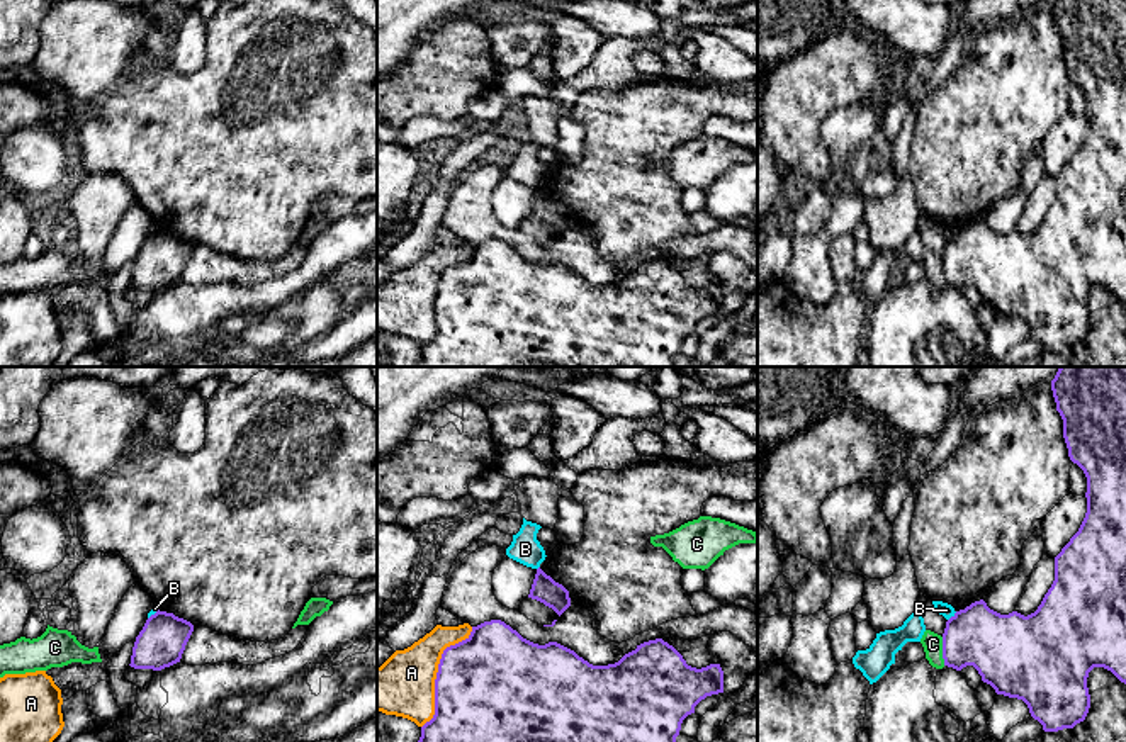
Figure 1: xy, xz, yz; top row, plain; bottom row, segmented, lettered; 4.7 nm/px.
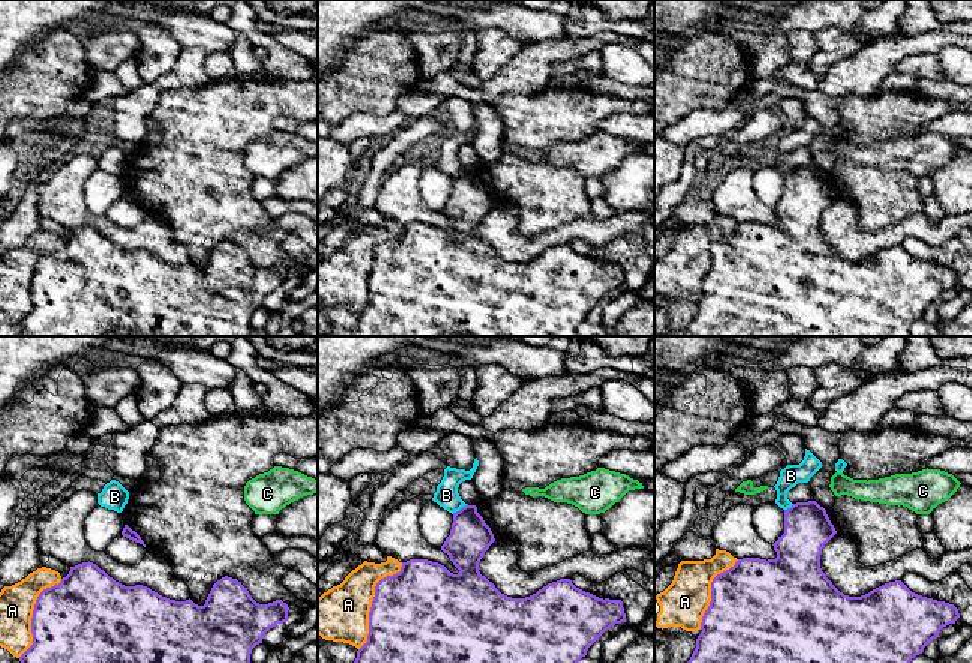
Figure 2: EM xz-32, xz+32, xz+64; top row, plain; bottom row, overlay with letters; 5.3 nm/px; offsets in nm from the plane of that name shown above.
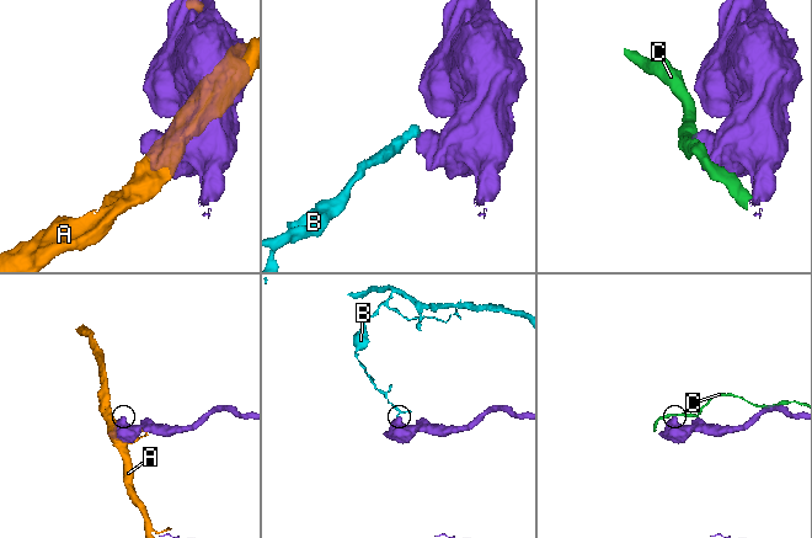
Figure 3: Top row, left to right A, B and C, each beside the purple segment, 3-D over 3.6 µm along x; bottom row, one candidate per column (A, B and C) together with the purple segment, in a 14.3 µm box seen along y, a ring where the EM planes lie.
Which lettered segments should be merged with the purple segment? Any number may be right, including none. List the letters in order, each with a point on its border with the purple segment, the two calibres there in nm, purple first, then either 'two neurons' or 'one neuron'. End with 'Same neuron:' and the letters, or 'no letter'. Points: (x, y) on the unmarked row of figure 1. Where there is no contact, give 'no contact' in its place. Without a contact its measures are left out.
A: xz (437, 292) | 500/280 nm | two neurons
B: yz (951, 236) | 300/70 nm | two neurons
C: yz (943, 270) | 300/100 nm | two neurons
Same neuron: no letter

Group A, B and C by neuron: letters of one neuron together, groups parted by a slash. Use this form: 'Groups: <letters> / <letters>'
Groups: A / B / C

